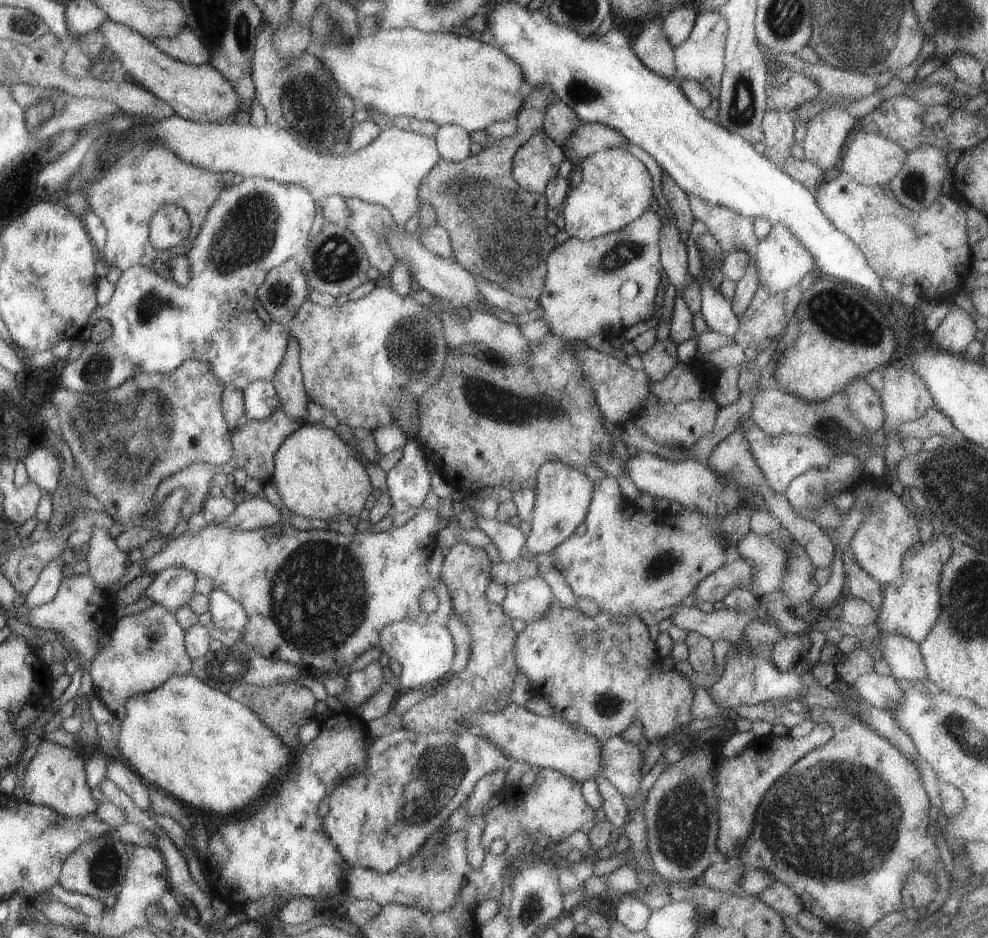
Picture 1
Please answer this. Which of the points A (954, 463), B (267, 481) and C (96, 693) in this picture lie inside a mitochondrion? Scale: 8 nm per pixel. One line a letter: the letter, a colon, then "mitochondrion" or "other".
A: mitochondrion
B: other
C: other

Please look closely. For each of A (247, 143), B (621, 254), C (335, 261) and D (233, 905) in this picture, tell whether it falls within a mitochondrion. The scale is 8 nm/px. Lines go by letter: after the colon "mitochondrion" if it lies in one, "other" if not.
A: other
B: mitochondrion
C: mitochondrion
D: other

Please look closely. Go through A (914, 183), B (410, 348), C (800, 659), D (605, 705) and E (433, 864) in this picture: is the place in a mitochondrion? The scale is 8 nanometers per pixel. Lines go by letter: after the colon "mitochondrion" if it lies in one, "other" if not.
A: mitochondrion
B: mitochondrion
C: other
D: mitochondrion
E: mitochondrion

